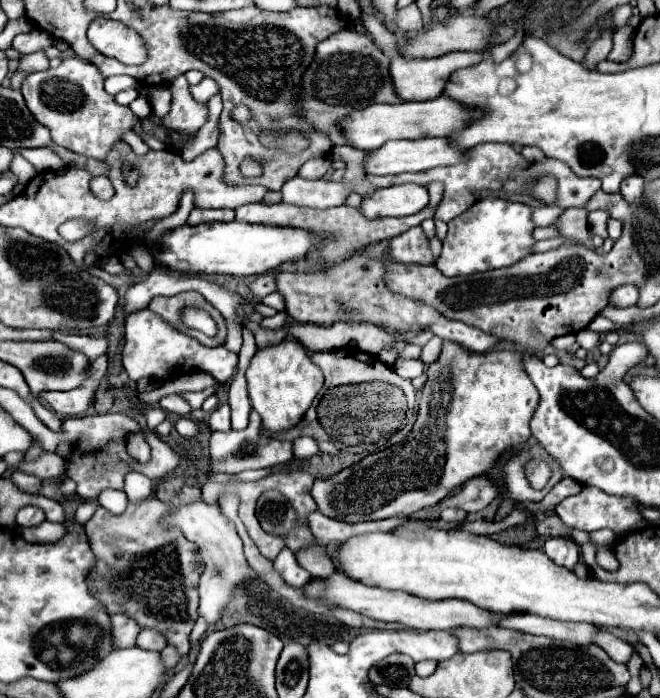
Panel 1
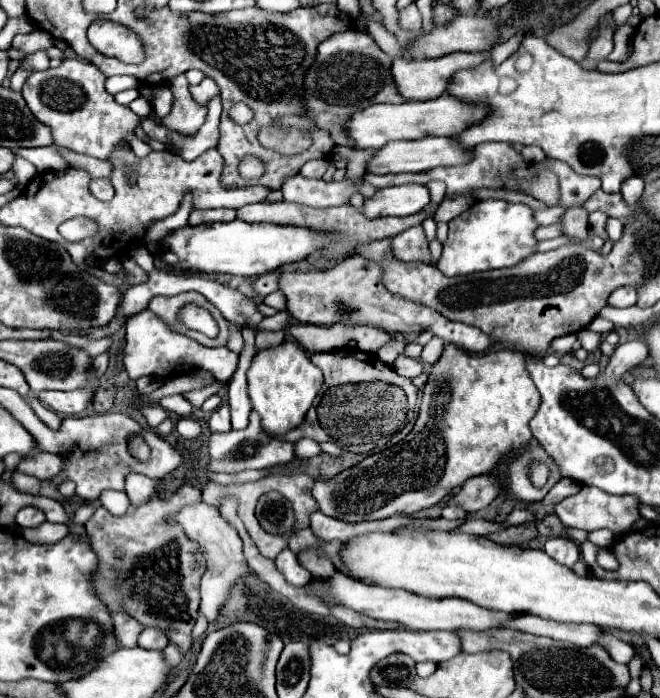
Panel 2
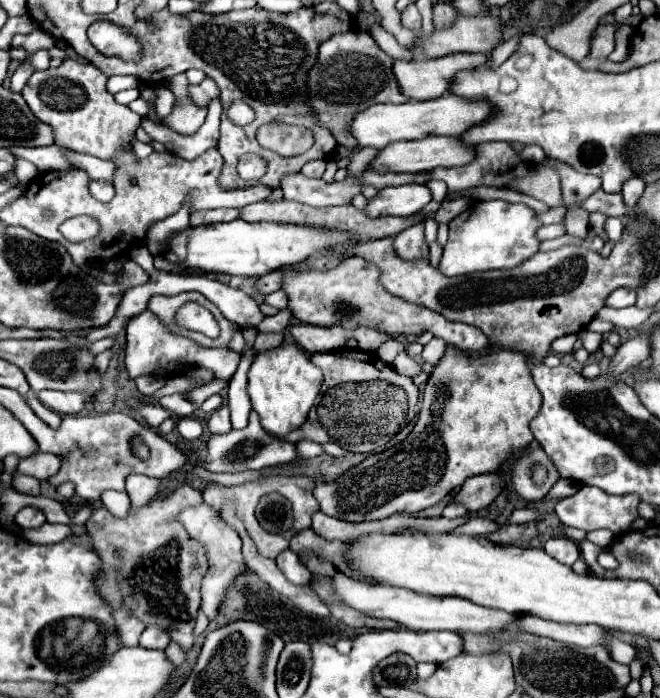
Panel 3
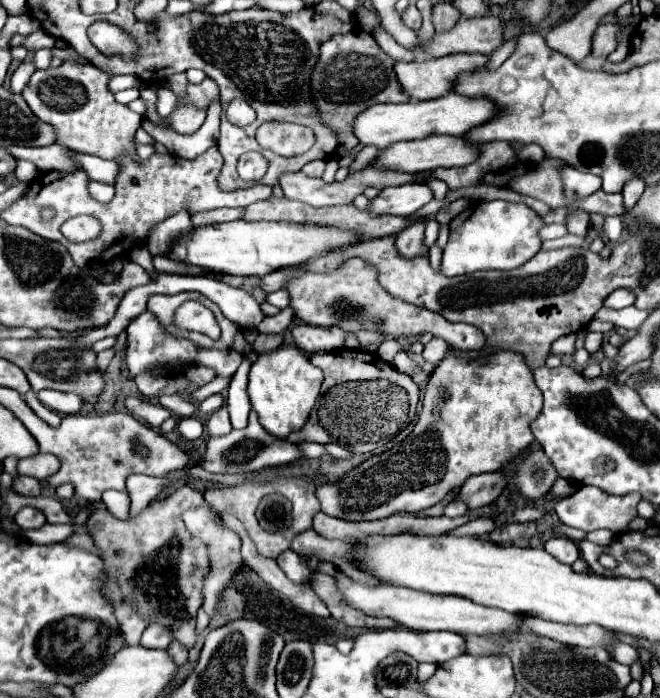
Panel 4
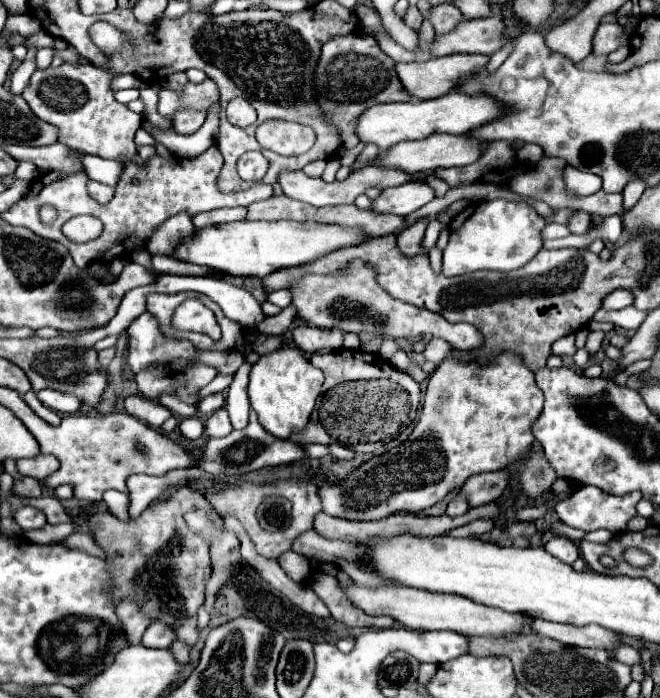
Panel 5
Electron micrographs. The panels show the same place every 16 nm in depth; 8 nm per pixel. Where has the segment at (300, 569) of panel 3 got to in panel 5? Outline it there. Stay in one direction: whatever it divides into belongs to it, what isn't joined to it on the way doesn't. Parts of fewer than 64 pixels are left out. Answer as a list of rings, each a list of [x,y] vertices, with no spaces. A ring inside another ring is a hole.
[[[290,550],[284,556],[280,556],[278,562],[286,570],[286,574],[294,582],[298,582],[298,584],[302,584],[310,576],[310,564],[308,564],[308,558],[306,556],[300,556],[300,554],[296,554],[296,552]]]

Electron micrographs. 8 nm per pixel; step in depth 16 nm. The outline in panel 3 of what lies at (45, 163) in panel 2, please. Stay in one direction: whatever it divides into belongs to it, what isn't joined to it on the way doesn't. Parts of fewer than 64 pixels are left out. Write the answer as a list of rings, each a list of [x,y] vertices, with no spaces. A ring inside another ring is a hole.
[[[52,144],[46,148],[24,148],[24,146],[16,146],[16,148],[8,148],[16,158],[24,158],[30,160],[40,172],[46,170],[58,170],[58,172],[70,172],[74,170],[74,166],[70,164],[70,160],[64,156],[62,146]]]

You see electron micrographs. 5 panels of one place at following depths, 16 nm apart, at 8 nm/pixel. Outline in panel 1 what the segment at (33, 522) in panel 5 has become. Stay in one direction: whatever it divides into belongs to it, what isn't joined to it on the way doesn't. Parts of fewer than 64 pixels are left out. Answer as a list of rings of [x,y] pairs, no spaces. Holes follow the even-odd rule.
[[[24,506],[24,508],[20,508],[20,512],[16,516],[16,524],[22,526],[22,528],[24,526],[38,526],[44,520],[46,520],[44,512],[40,508],[36,508],[36,506]]]

